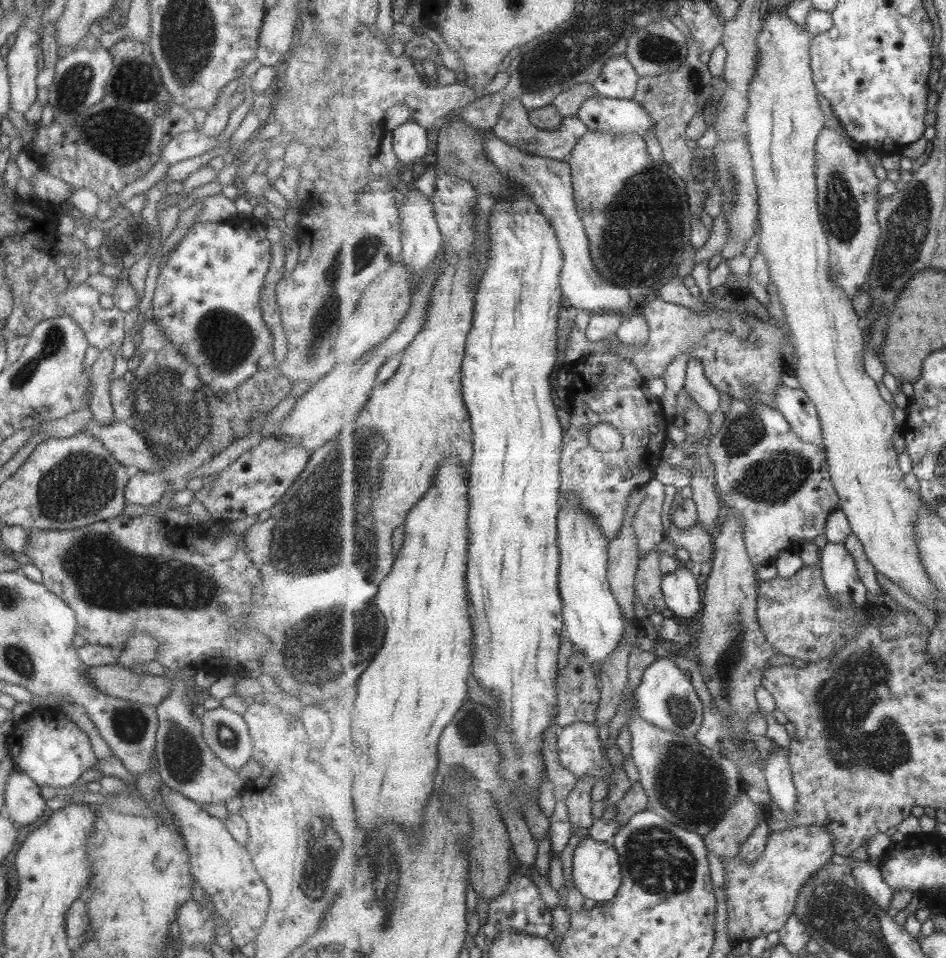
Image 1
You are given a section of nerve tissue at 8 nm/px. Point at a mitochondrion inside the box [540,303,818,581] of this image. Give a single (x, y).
(773, 479)

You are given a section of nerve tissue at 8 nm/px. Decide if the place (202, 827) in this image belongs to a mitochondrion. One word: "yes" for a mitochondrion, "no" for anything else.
no

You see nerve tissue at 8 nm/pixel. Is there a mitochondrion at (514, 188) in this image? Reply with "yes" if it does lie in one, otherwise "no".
no

